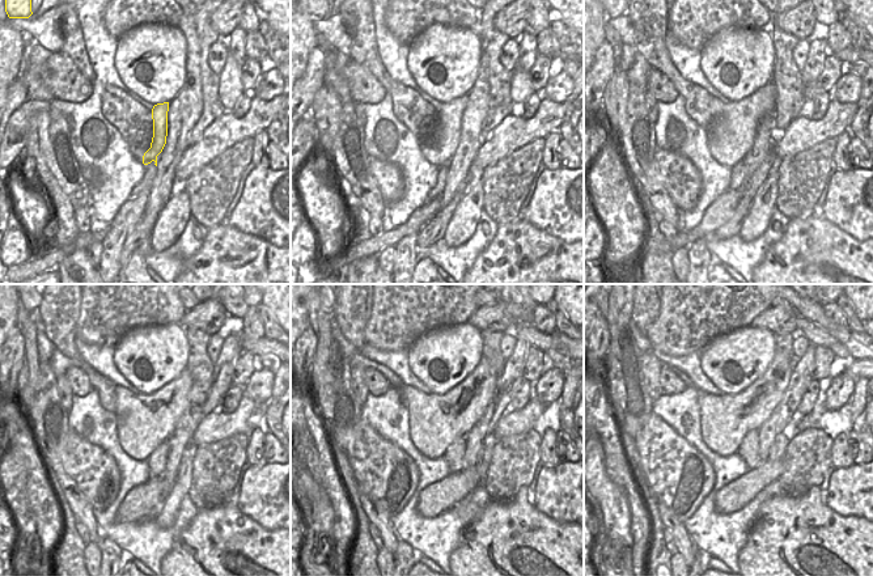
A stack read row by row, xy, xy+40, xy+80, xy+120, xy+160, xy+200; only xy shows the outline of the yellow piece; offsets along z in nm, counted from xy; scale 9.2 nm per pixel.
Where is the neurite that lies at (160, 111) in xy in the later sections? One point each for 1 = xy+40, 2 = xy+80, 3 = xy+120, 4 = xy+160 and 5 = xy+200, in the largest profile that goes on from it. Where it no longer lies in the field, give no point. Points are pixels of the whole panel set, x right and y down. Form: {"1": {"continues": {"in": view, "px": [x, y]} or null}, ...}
{"1": {"continues": {"in": "xy+40", "px": [439, 153]}}, "2": {"continues": {"in": "xy+80", "px": [730, 132]}}, "3": {"continues": {"in": "xy+120", "px": [143, 422]}}, "4": {"continues": {"in": "xy+160", "px": [435, 422]}}, "5": {"continues": {"in": "xy+200", "px": [725, 419]}}}

